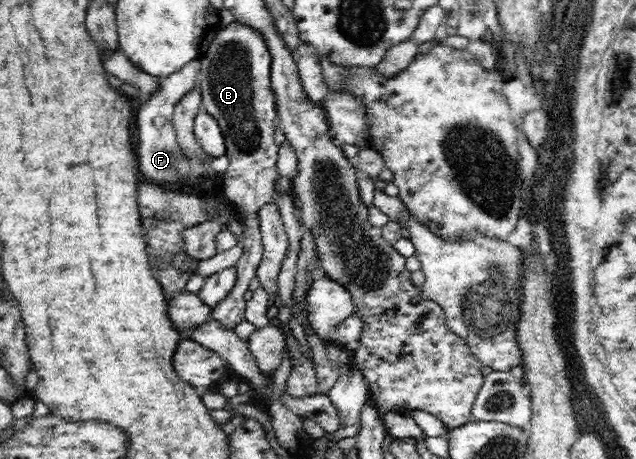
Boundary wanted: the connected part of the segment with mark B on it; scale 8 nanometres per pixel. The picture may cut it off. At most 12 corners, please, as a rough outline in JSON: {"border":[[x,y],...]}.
{"border":[[236,20],[200,61],[202,106],[222,126],[224,195],[245,250],[211,316],[234,332],[277,200],[280,148],[262,30]]}

